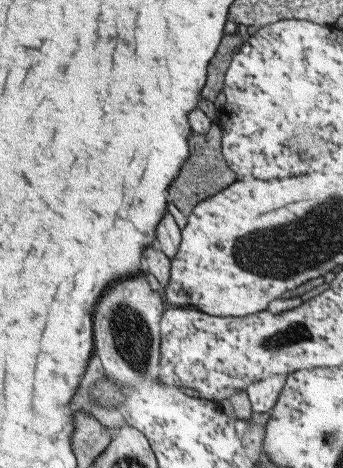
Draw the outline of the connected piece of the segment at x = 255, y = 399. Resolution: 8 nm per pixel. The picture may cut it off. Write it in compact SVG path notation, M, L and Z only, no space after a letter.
M273 374L266 380L246 386L253 412L268 412L274 408L286 382L286 374Z

